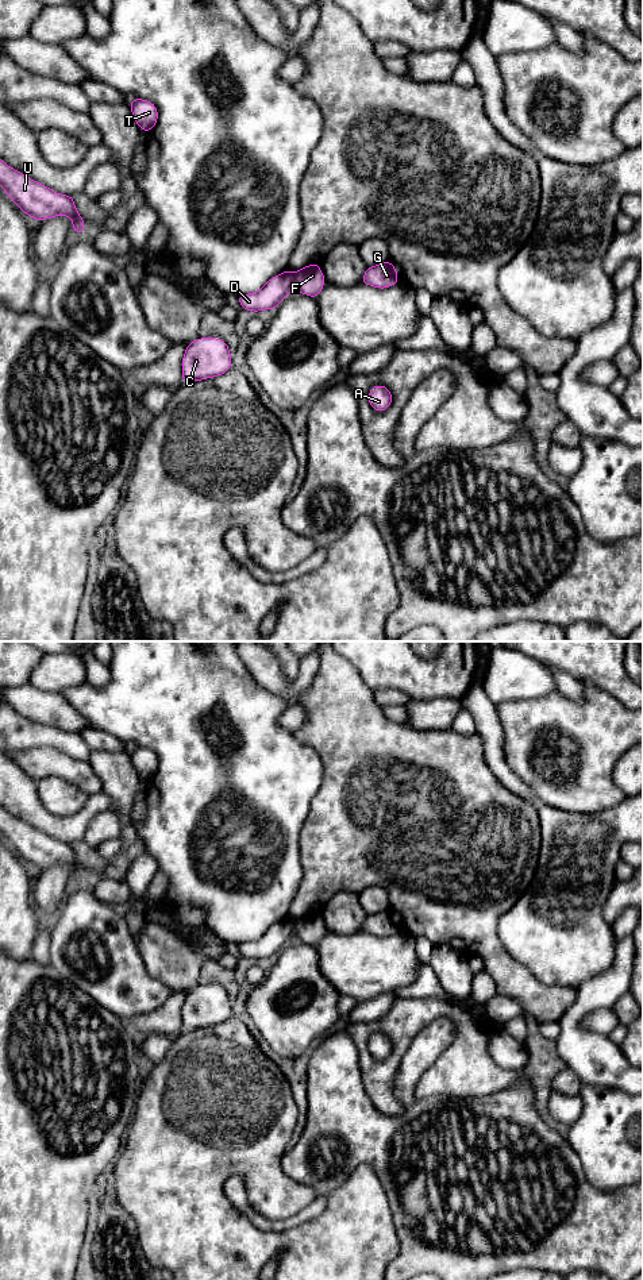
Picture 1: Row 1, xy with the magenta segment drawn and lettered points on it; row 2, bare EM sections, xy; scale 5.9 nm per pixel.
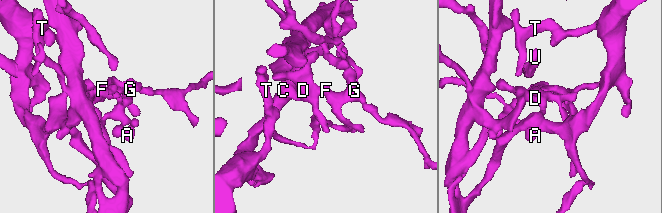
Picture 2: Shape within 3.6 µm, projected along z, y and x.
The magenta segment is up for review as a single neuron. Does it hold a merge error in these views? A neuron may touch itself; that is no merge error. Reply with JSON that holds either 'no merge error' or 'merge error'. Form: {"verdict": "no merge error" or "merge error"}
{"verdict": "merge error"}

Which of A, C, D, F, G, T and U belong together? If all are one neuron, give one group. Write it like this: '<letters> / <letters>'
A F G / C D T U

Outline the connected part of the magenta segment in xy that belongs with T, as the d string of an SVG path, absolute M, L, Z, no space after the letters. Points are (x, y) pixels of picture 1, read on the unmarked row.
M132 747L130 749L130 753L131 753L131 762L138 775L145 780L151 779L151 776L158 770L157 755L151 749L143 747Z

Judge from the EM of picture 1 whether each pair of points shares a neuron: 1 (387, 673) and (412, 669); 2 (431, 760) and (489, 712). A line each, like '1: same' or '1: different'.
1: same
2: different

